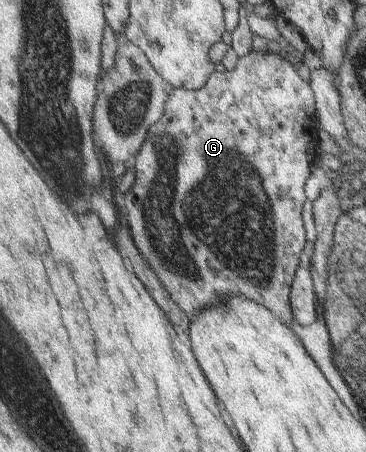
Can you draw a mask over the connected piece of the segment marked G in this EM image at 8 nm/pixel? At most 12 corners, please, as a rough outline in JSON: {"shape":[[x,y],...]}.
{"shape":[[254,52],[173,88],[123,196],[185,315],[285,325],[309,81]]}

